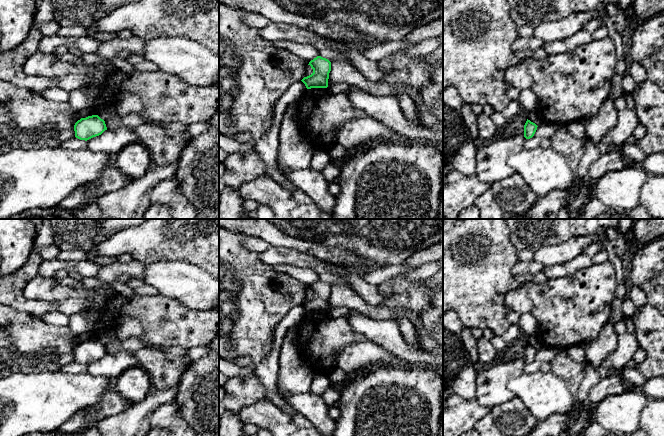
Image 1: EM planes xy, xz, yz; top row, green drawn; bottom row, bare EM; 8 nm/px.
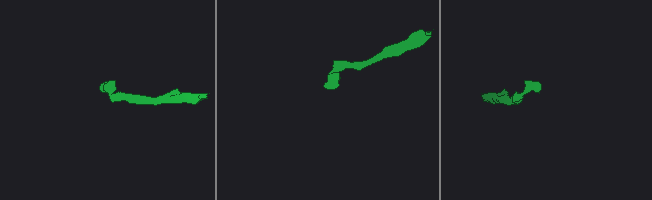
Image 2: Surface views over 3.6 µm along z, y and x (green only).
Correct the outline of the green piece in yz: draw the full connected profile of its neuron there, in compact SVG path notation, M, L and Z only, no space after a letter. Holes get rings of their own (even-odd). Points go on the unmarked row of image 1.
M527 343L525 349L524 349L524 361L526 363L530 363L534 360L536 354L537 354L537 349L530 344Z

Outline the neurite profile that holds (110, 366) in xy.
M121 351L116 354L105 354L101 359L87 364L86 372L114 382L124 371L134 366L138 366L138 360L133 352Z

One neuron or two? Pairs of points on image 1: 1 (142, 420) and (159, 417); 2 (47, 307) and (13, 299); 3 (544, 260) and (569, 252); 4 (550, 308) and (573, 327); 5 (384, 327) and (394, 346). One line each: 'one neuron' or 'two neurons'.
1: two neurons
2: one neuron
3: one neuron
4: one neuron
5: one neuron

